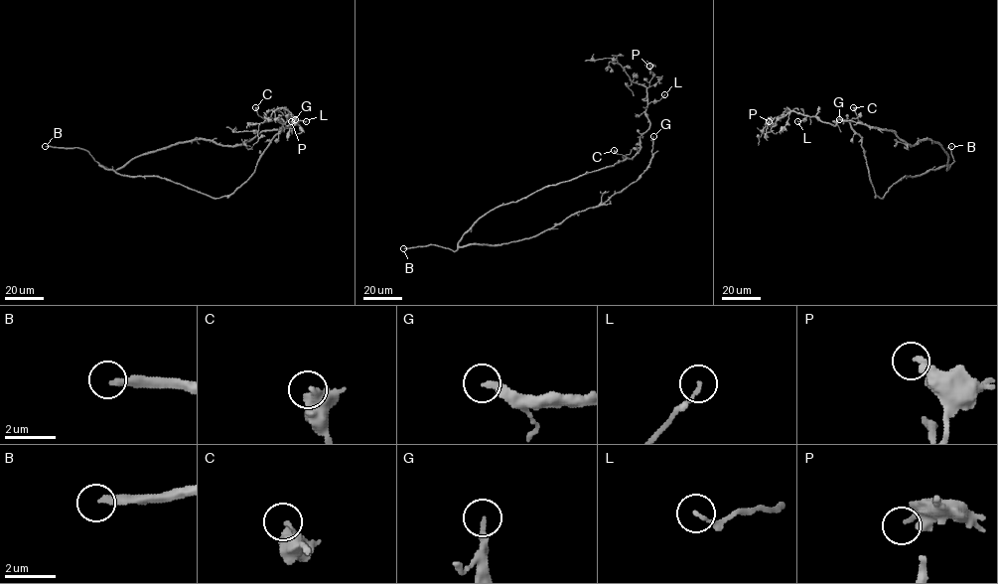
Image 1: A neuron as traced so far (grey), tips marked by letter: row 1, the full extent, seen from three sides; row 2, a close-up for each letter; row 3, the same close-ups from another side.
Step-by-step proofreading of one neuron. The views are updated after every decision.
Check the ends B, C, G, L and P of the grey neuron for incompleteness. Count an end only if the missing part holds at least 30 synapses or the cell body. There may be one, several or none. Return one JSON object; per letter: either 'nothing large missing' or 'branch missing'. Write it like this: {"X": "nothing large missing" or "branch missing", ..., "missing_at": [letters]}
{"B": "branch missing", "C": "nothing large missing", "G": "branch missing", "L": "nothing large missing", "P": "nothing large missing", "missing_at": ["B", "G"]}

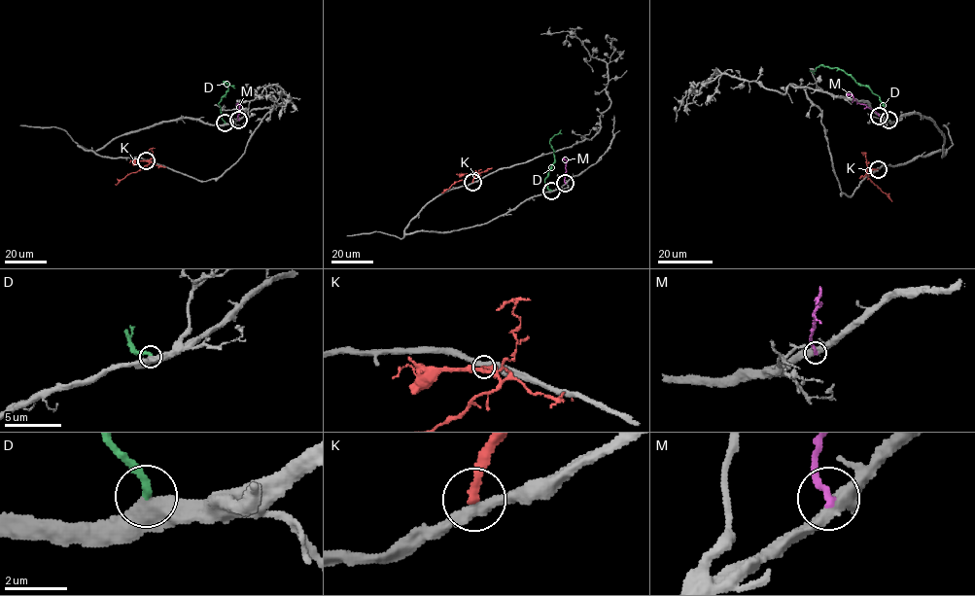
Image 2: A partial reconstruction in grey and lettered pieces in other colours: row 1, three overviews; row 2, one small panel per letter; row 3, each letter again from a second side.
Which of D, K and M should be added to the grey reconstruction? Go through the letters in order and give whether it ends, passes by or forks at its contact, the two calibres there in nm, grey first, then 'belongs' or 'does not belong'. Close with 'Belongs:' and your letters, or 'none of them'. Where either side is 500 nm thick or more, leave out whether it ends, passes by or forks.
D: it ends; calibres 480 and 240 nm; belongs
K: it ends; calibres 360 and 240 nm; does not belong
M: it ends; calibres 480 and 220 nm; does not belong
Belongs: D

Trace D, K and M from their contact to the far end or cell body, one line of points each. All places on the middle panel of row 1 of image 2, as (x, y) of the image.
D: (551, 191), (544, 182), (554, 160), (549, 140), (562, 133)
K: (472, 182), (475, 175), (470, 174), (441, 192)
M: (565, 183), (566, 161), (563, 159)

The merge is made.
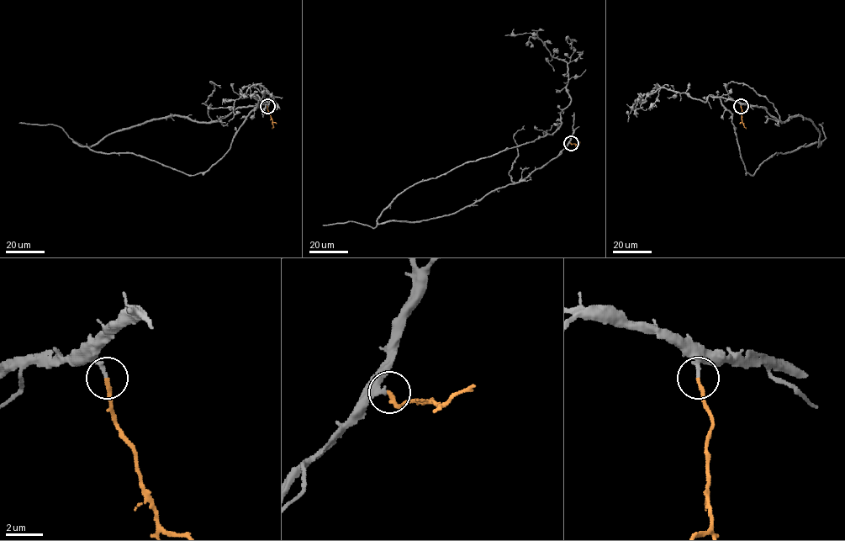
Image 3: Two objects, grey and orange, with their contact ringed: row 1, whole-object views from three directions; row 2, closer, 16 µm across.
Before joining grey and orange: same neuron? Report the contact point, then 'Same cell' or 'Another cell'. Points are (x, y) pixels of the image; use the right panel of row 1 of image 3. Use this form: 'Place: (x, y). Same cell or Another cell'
Place: (741, 106). Same cell

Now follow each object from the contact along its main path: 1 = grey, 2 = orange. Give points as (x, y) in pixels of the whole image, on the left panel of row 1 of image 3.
1: (266, 106), (73, 142), (194, 175), (266, 99), (254, 84), (233, 107), (202, 103)
2: (266, 106), (271, 129)

